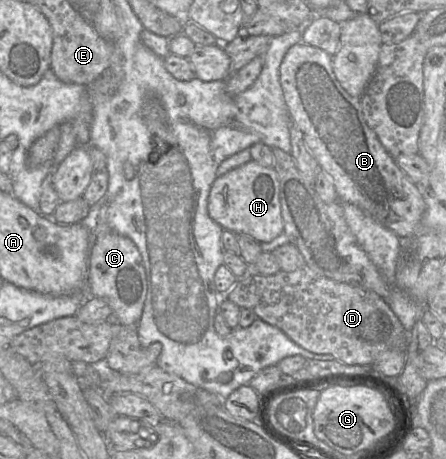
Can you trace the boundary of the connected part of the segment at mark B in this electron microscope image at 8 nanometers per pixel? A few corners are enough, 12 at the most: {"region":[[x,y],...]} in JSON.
{"region":[[297,43],[279,73],[292,122],[331,179],[400,239],[421,191],[367,125],[332,56]]}

